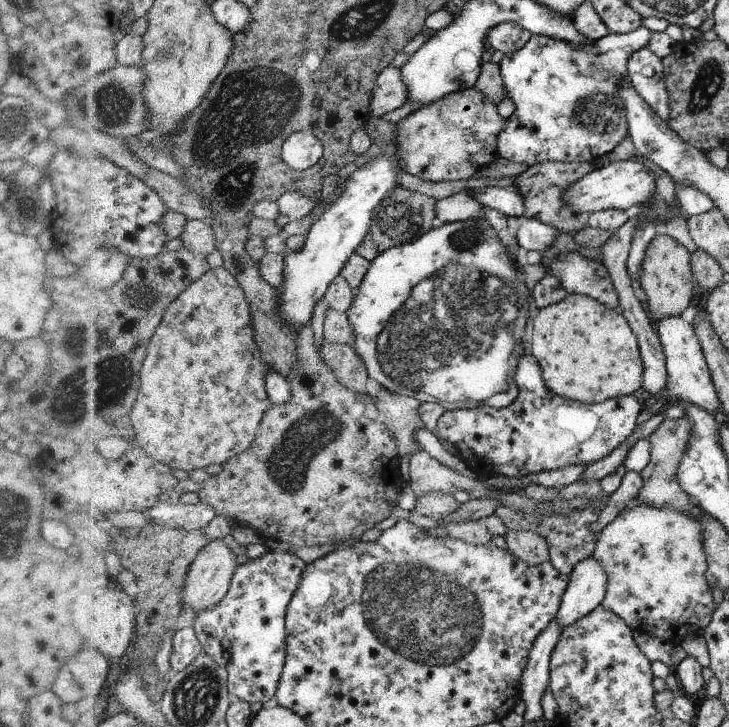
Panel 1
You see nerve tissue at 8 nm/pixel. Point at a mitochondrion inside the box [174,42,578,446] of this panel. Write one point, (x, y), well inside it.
(452, 317)

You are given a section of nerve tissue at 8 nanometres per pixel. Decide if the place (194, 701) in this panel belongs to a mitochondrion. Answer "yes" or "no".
yes

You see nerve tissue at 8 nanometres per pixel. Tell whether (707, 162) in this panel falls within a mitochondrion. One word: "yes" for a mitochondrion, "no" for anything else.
no

